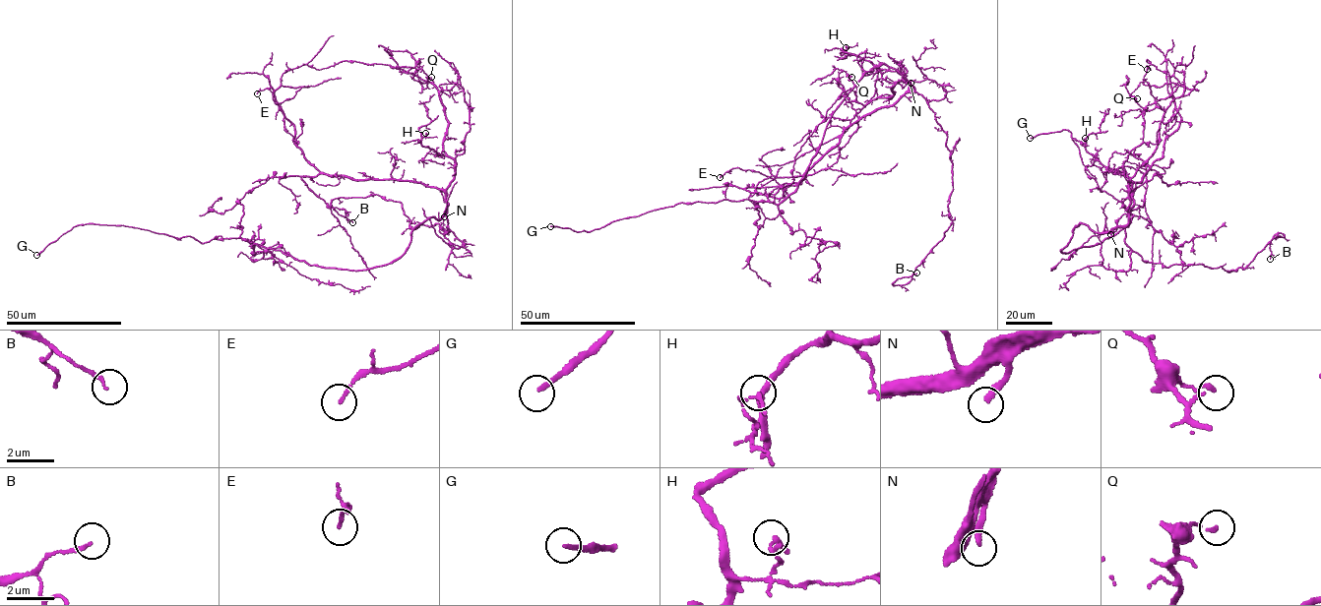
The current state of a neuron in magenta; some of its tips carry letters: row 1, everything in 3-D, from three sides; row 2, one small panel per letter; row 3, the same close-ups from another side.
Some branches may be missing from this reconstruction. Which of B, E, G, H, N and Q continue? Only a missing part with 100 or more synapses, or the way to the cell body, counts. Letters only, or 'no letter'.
G, N

